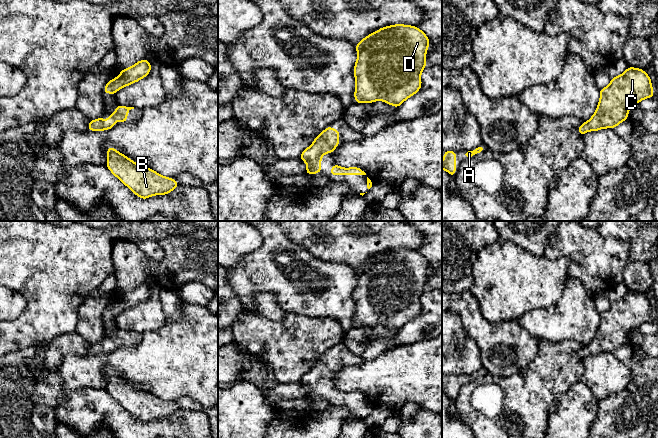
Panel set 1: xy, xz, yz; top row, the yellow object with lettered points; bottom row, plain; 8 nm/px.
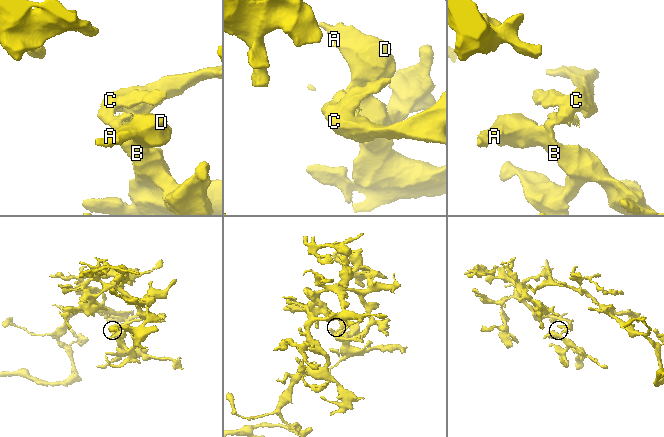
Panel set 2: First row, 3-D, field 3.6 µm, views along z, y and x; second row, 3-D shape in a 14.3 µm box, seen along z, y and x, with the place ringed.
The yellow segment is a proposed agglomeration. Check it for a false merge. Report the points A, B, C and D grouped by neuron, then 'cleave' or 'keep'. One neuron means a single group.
groups A B C D; keep

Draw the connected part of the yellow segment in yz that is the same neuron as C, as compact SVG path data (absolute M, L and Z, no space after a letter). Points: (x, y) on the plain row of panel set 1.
M628 291L622 299L611 302L607 311L600 313L600 324L589 345L579 350L582 360L588 355L614 353L628 343L632 329L655 320L650 300L644 294Z

